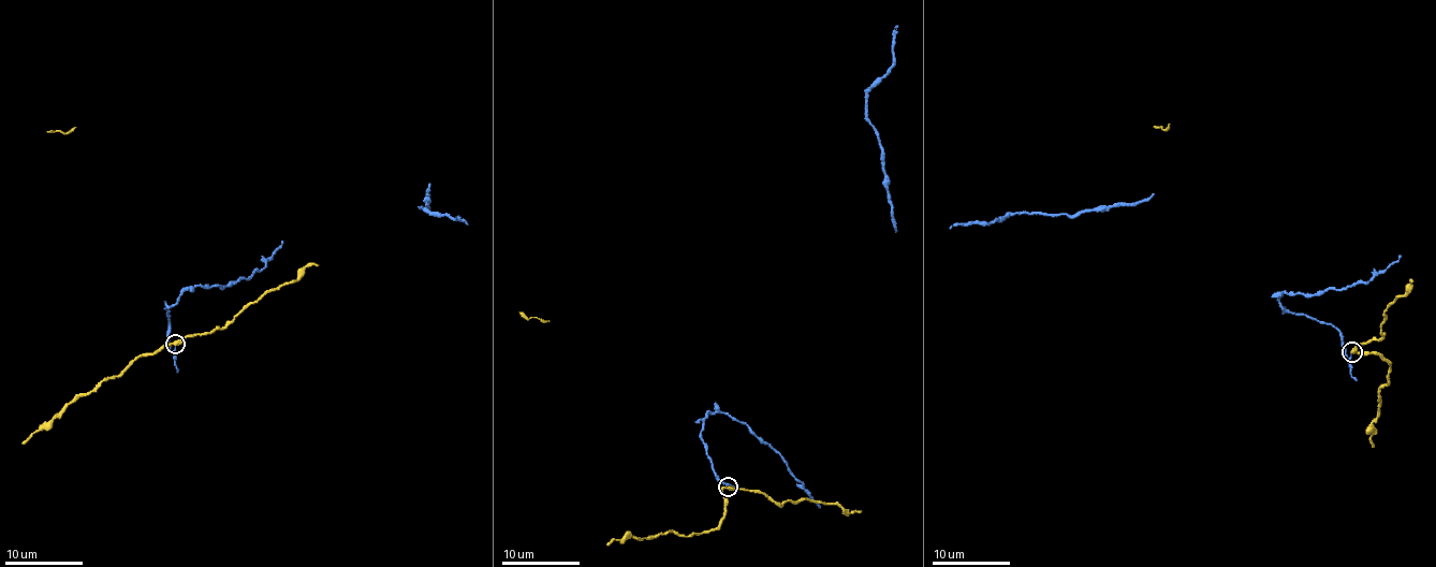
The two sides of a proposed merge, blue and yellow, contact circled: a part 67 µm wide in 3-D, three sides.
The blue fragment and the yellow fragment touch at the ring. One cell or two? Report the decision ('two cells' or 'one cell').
two cells

